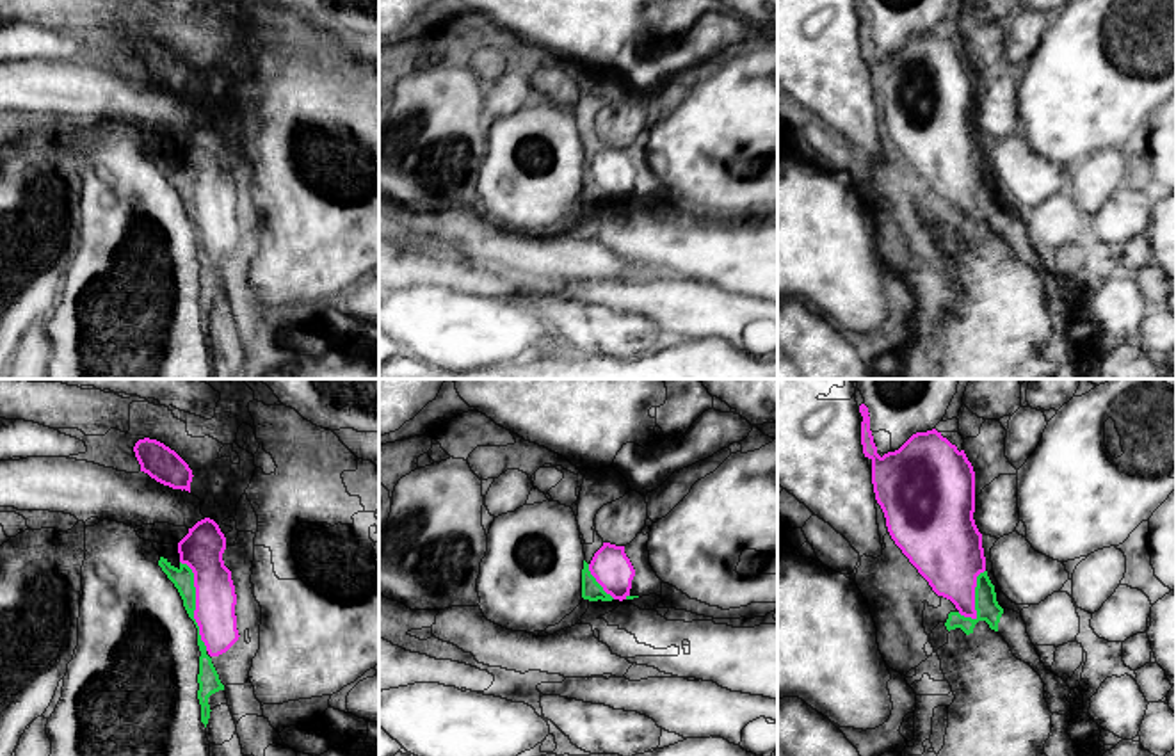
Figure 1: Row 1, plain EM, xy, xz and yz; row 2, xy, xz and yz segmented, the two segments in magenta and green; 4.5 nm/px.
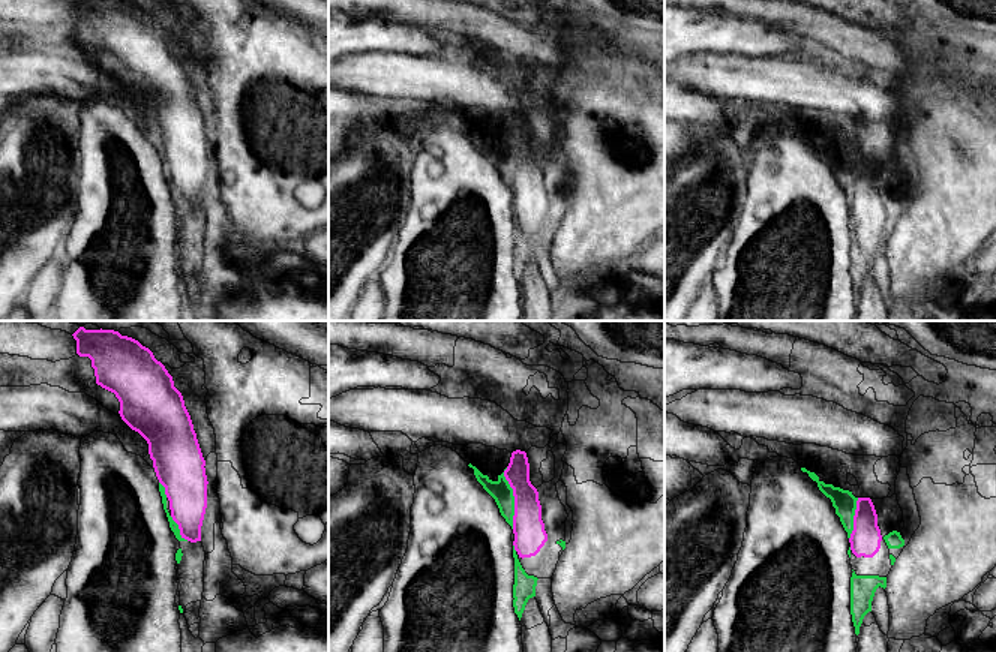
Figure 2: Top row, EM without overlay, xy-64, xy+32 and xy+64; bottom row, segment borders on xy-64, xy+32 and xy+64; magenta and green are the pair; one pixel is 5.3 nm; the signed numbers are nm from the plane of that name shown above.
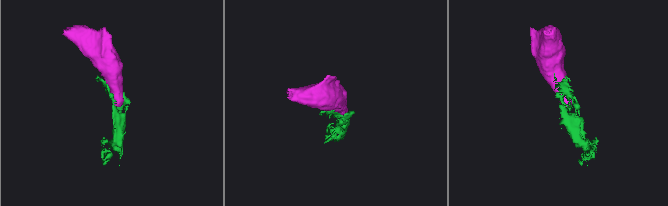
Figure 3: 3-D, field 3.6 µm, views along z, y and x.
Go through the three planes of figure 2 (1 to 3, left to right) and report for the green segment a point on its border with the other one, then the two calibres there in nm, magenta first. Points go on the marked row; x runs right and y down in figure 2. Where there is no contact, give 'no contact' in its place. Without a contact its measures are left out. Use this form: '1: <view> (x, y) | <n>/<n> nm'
1: xy-64 (179, 528) | 220/50 nm
2: xy+32 (515, 498) | 170/110 nm
3: xy+64 (854, 519) | 160/120 nm

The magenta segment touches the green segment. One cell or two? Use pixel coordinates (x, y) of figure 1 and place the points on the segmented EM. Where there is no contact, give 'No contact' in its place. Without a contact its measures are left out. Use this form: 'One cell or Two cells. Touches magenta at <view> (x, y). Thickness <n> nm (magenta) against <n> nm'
One cell. Touches magenta at xy (196, 605). Thickness 190 nm (magenta) against 100 nm

